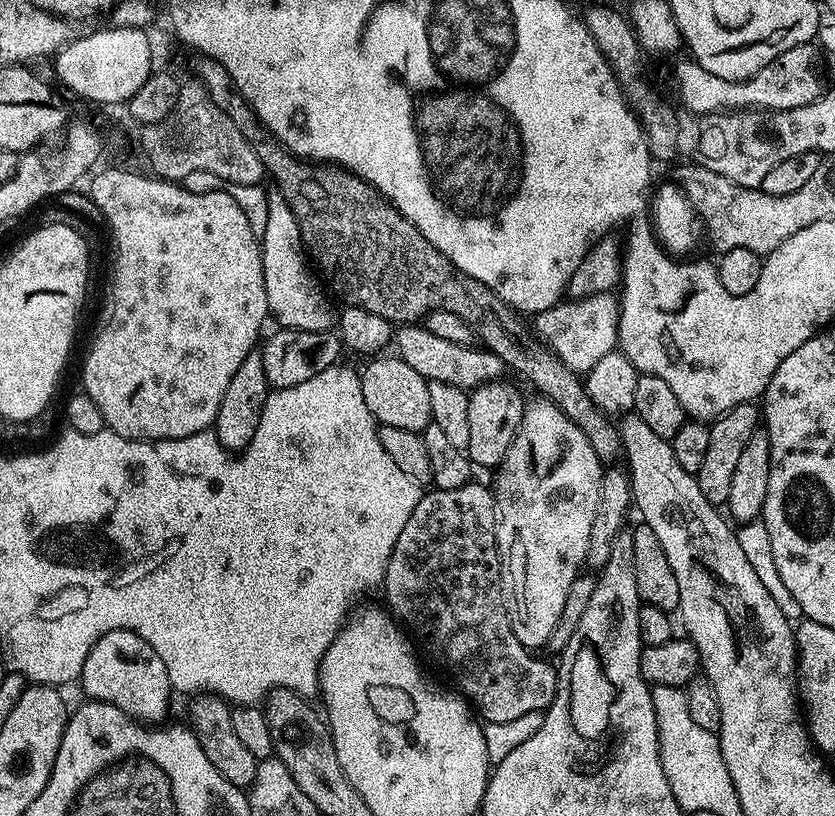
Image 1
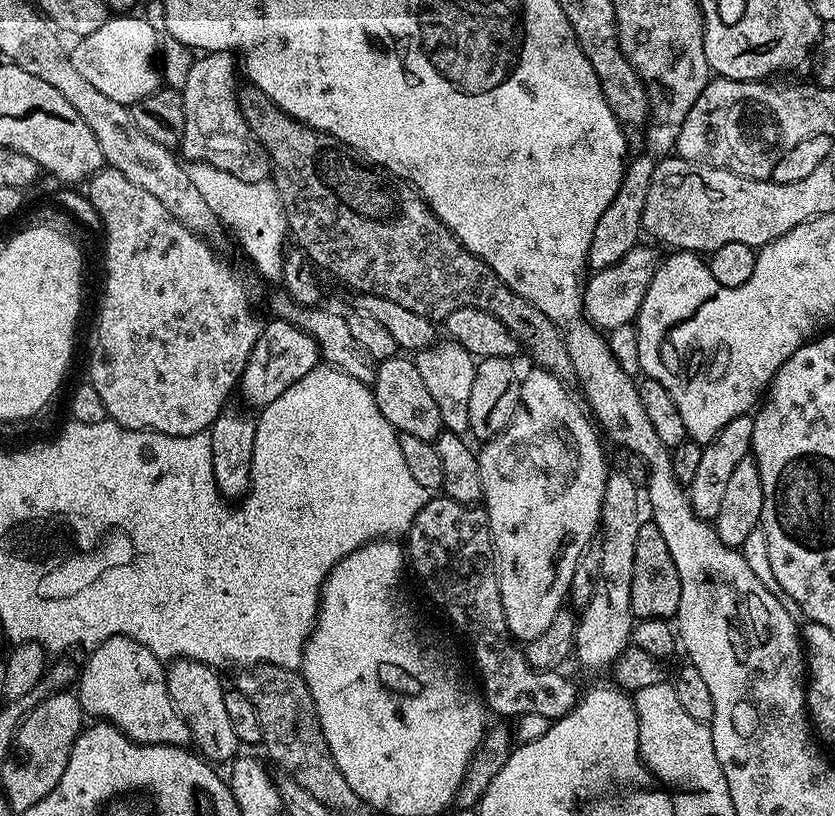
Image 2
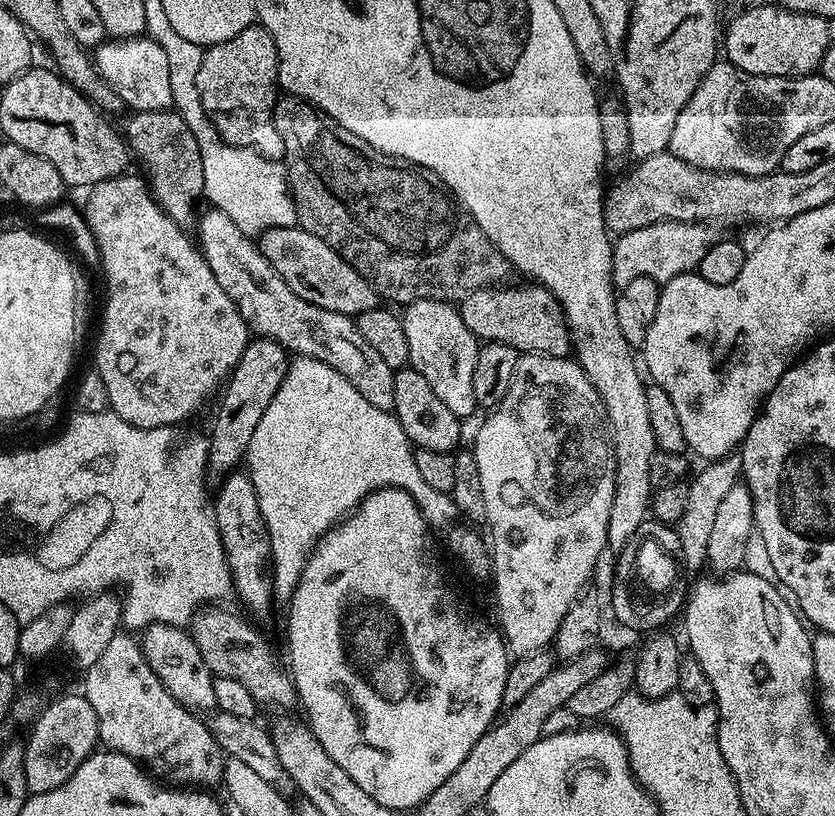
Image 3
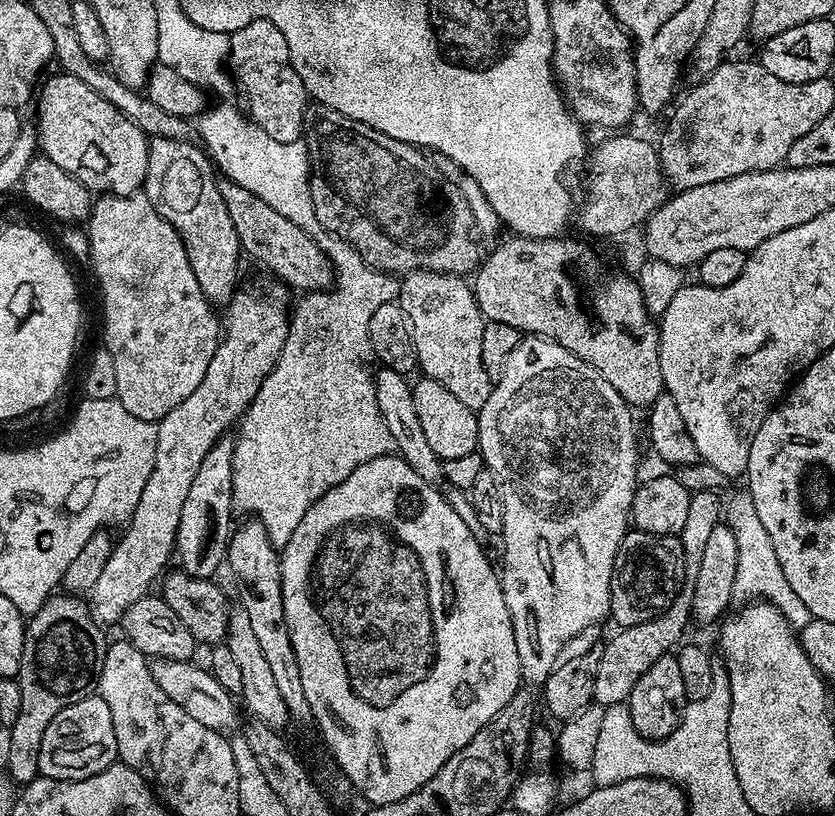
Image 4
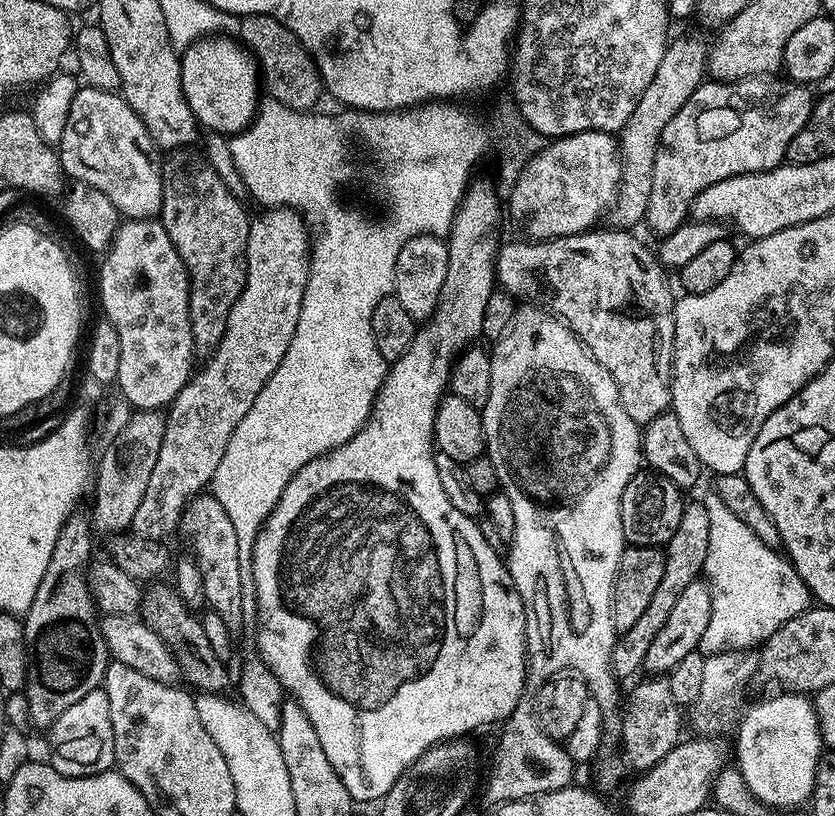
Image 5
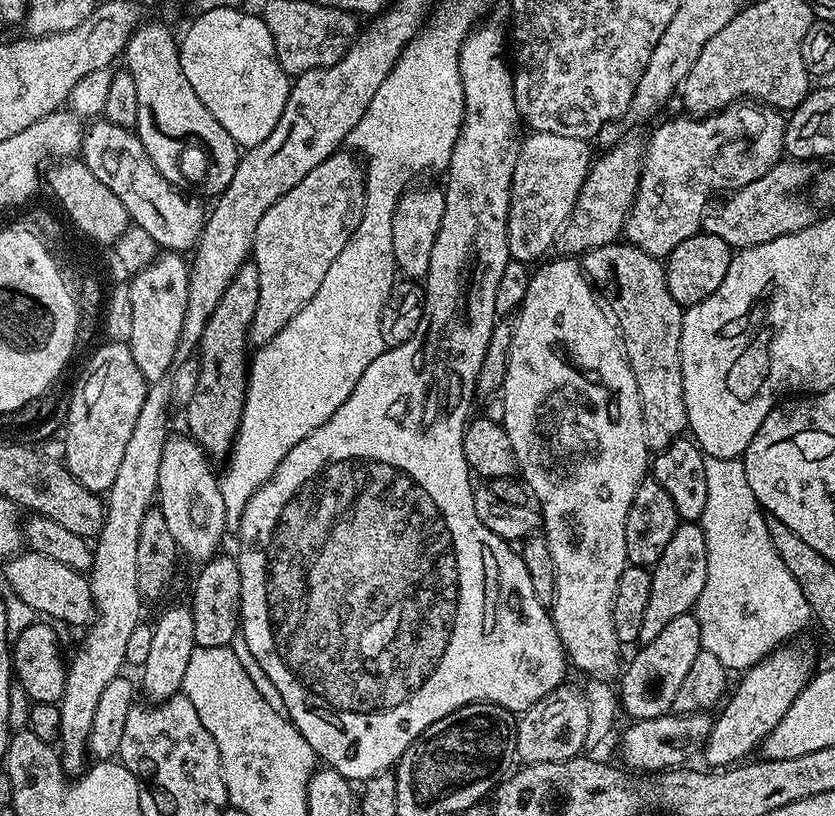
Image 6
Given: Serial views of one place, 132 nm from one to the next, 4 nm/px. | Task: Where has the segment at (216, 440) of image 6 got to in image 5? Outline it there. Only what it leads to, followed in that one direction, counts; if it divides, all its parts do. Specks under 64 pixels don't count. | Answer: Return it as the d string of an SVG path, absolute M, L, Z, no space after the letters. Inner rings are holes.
M203 166L189 176L180 176L164 189L162 223L170 234L170 242L178 250L184 268L188 271L188 305L190 306L190 326L192 342L197 353L211 353L226 334L226 318L244 290L248 281L248 225L250 215L240 205L241 197L230 191L220 181L220 176L210 166Z

